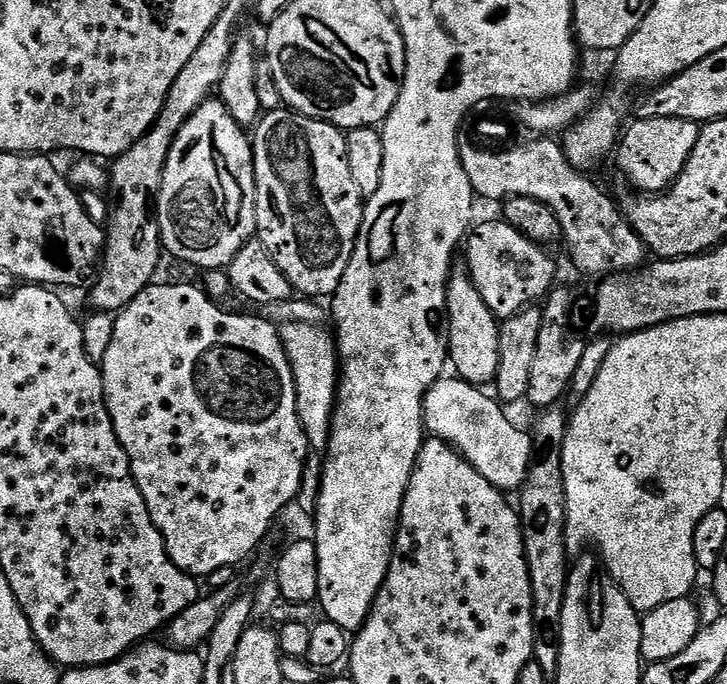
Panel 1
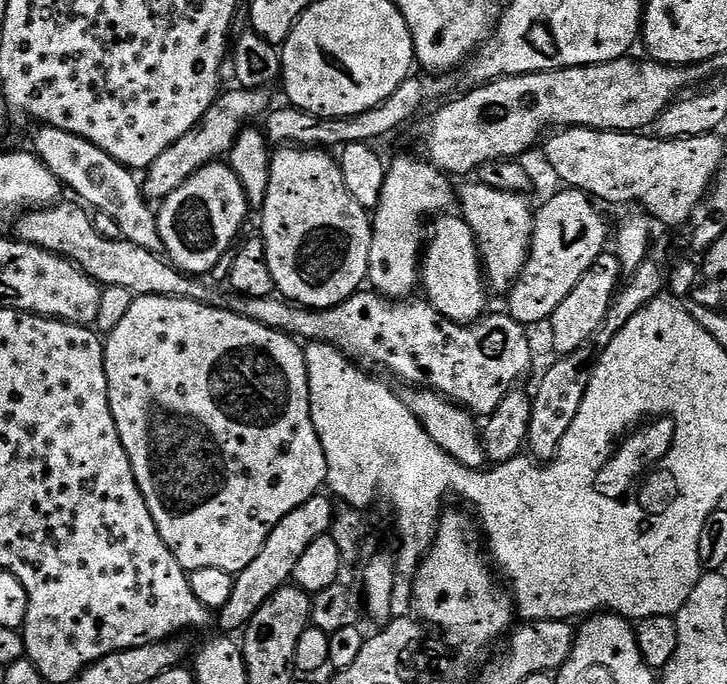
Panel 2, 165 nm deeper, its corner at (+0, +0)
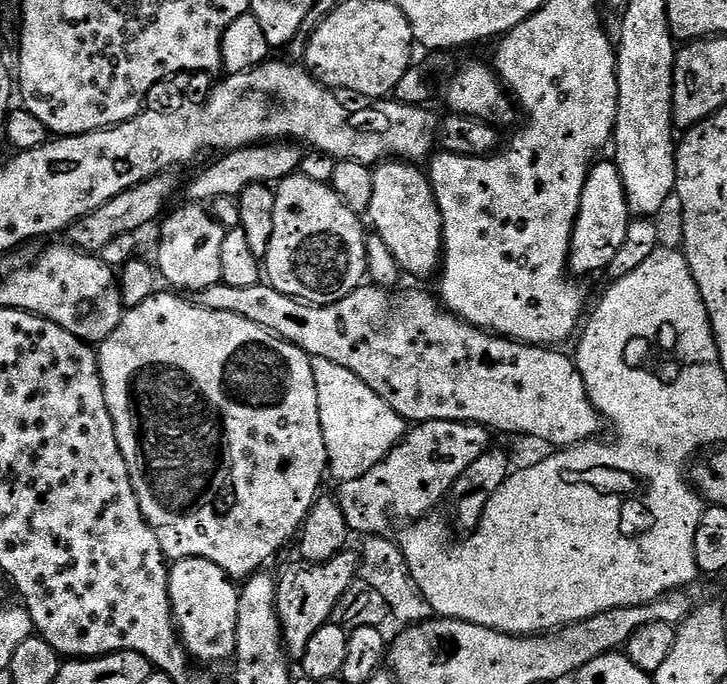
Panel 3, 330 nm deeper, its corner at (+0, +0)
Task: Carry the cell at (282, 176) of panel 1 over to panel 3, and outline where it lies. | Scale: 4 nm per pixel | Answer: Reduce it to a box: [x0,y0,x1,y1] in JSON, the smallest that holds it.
[262,174,369,304]

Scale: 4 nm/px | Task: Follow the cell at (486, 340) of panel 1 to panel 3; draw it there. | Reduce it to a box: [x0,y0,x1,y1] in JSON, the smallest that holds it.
[367,158,444,276]

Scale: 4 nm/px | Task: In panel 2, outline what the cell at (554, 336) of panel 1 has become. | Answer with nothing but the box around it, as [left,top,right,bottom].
[550,250,621,356]

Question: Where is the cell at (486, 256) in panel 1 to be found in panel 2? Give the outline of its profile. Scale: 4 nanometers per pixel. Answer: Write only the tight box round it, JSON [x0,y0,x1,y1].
[506,187,610,326]

